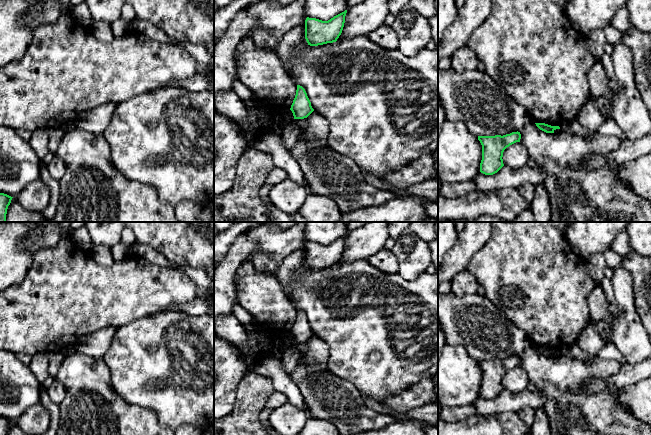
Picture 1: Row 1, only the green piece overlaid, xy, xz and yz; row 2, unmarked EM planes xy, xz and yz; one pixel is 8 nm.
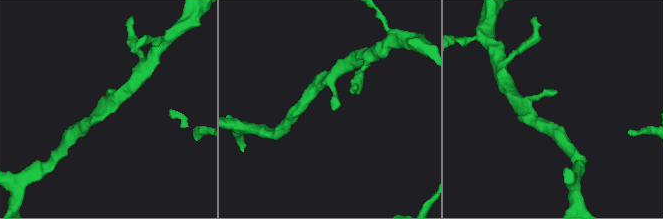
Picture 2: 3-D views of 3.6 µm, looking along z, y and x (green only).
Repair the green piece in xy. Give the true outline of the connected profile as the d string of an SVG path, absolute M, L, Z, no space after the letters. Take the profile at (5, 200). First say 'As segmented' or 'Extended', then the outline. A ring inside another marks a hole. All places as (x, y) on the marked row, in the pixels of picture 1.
As segmented. M0 193L0 222L6 222L6 214L8 206L11 203L13 197Z

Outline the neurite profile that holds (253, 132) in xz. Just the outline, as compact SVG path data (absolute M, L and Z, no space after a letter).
M253 94L253 104L246 106L248 114L249 126L245 127L238 123L240 134L247 141L249 146L253 146L254 143L263 135L267 133L273 133L273 127L270 130L263 130L258 121L258 113L263 111L273 118L273 126L277 116L281 116L289 108L281 107L277 104L263 100Z

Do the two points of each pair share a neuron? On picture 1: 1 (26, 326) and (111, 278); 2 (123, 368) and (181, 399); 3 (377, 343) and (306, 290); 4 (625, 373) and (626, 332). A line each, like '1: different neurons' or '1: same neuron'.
1: same neuron
2: same neuron
3: same neuron
4: different neurons

